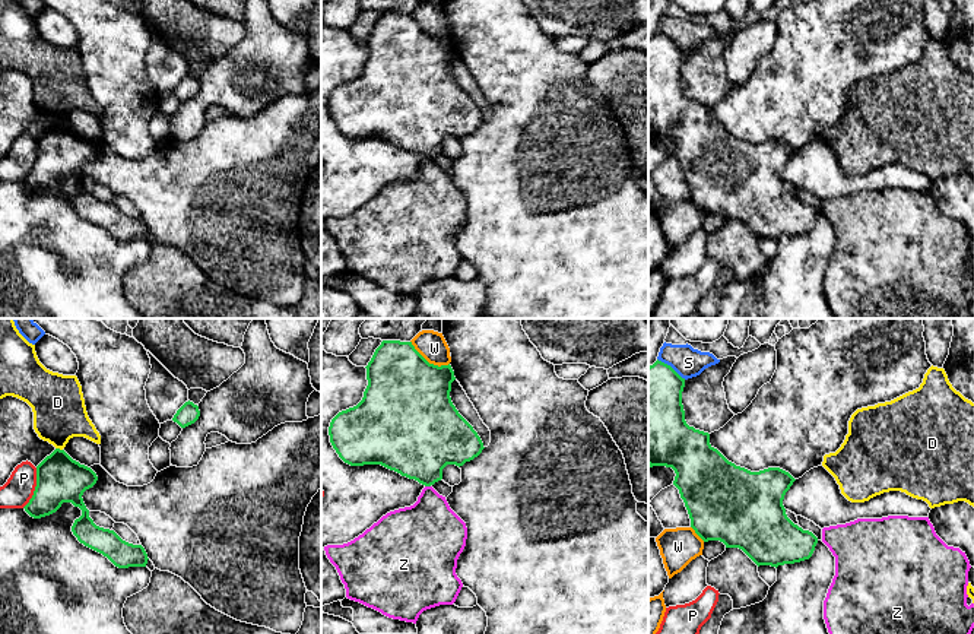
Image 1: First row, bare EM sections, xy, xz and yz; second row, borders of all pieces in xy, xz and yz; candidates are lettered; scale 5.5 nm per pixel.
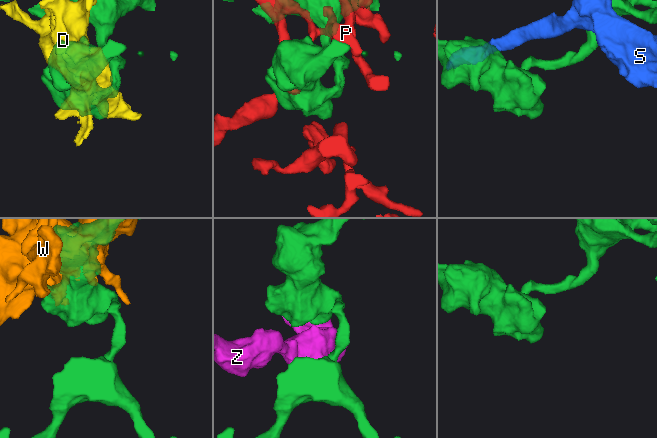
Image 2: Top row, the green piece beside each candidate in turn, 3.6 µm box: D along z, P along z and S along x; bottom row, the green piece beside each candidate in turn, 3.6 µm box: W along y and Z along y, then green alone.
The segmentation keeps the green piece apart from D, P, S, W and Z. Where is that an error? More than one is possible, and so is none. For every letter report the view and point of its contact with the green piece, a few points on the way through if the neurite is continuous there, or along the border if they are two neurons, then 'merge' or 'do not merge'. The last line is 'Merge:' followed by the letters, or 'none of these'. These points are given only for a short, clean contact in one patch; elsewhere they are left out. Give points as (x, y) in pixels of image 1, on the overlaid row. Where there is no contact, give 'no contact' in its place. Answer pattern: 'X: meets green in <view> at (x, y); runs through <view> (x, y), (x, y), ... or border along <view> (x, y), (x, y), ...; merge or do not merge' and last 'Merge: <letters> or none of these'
D: meets green in xy at (59, 449); do not merge
P: meets green in xy at (35, 488); do not merge
S: meets green in yz at (670, 367); do not merge
W: meets green in xz at (427, 361); do not merge
Z: meets green in xz at (428, 485); border along xz (425, 485), (430, 487); do not merge
Merge: none of these

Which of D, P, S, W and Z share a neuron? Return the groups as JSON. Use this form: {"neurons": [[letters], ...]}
{"neurons": [["D"], ["P"], ["S"], ["W"], ["Z"]]}

